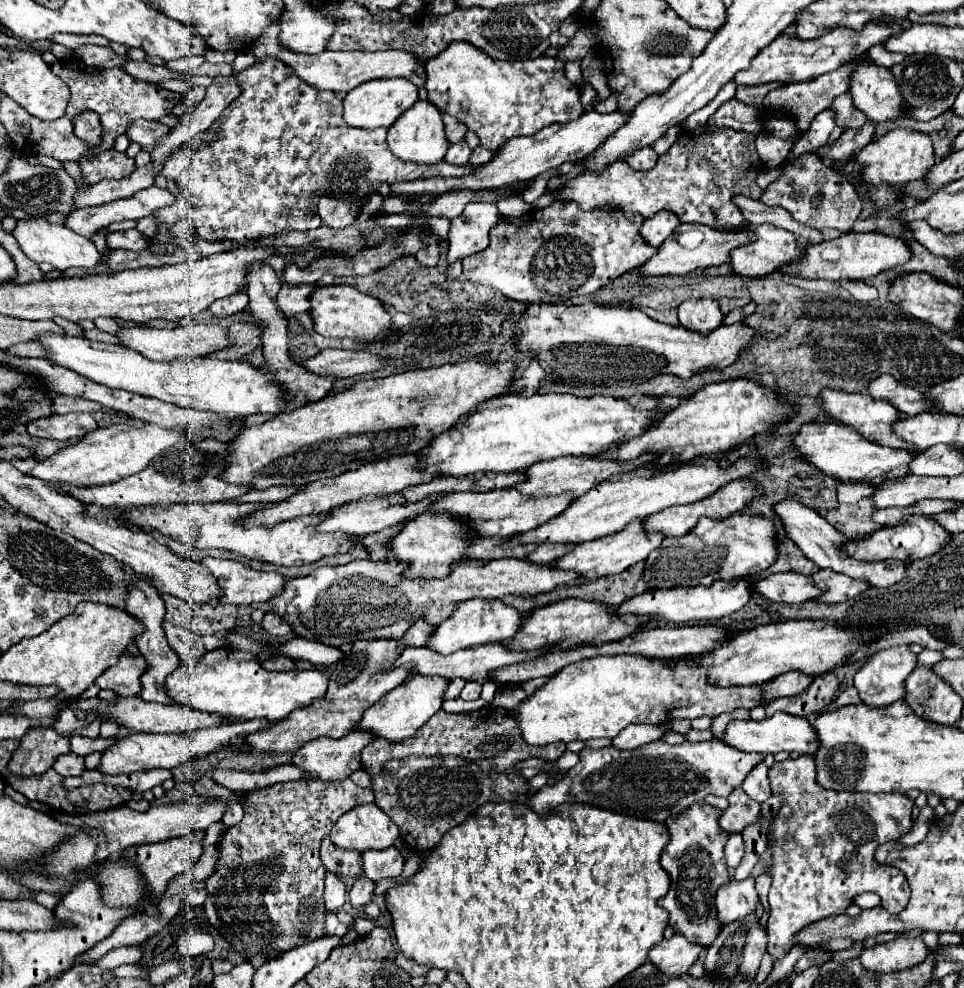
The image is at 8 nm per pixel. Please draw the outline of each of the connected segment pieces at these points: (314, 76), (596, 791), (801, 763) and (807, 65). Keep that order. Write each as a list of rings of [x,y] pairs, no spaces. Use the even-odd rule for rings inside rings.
[[[272,22],[262,32],[262,36],[254,42],[254,48],[252,48],[254,56],[256,58],[274,56],[274,58],[286,62],[288,66],[294,68],[294,72],[304,82],[308,82],[316,88],[332,90],[332,92],[350,92],[352,88],[360,86],[362,82],[376,80],[376,78],[406,78],[418,88],[422,88],[426,84],[424,64],[418,62],[418,58],[414,58],[414,54],[410,54],[408,50],[388,50],[388,52],[332,52],[332,50],[324,50],[322,54],[310,56],[310,54],[294,54],[294,52],[286,50],[284,46],[280,46],[278,34],[280,34],[280,22]]]
[[[718,738],[708,742],[682,742],[678,746],[658,740],[636,750],[618,750],[614,746],[598,750],[584,748],[578,756],[580,762],[574,768],[554,782],[548,782],[526,800],[536,814],[548,814],[564,802],[580,802],[624,816],[664,822],[704,800],[708,794],[728,796],[742,784],[746,774],[764,760],[762,754],[734,750]]]
[[[800,756],[800,758],[788,758],[784,762],[774,762],[774,766],[768,772],[770,778],[770,790],[772,796],[782,798],[780,810],[772,816],[772,830],[768,834],[770,840],[770,862],[764,868],[766,874],[772,878],[768,902],[770,902],[770,918],[768,918],[768,952],[774,960],[784,958],[784,954],[794,946],[794,934],[802,930],[804,926],[818,922],[826,916],[838,916],[844,914],[850,906],[852,898],[862,892],[876,892],[882,898],[882,906],[890,914],[900,914],[906,908],[906,902],[910,900],[910,884],[894,866],[886,866],[876,862],[874,850],[888,842],[898,840],[912,828],[912,808],[914,800],[910,800],[904,794],[878,794],[888,800],[894,798],[894,816],[886,814],[880,818],[872,816],[872,804],[870,794],[862,792],[836,792],[836,790],[824,790],[816,784],[816,768],[812,756]]]
[[[868,22],[860,32],[850,30],[850,28],[838,28],[814,40],[798,40],[788,34],[780,34],[764,50],[758,52],[758,56],[754,58],[748,70],[742,70],[734,76],[734,82],[736,86],[758,86],[758,84],[768,84],[768,82],[788,84],[788,82],[800,82],[800,80],[814,80],[830,70],[838,70],[838,66],[854,60],[856,56],[866,54],[870,46],[884,42],[896,30],[898,26]]]

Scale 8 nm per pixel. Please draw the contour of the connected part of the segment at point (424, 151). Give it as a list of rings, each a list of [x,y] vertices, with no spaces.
[[[418,100],[414,106],[410,106],[410,110],[406,110],[406,114],[398,116],[398,122],[394,122],[394,126],[388,128],[386,142],[394,156],[418,164],[440,162],[450,146],[450,142],[444,136],[444,122],[440,110],[432,102],[424,102],[424,100]]]

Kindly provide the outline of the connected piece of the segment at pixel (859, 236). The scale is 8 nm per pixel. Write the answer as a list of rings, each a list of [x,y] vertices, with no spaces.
[[[848,232],[836,240],[826,240],[820,244],[810,244],[804,250],[802,262],[794,266],[794,270],[776,270],[782,278],[826,278],[826,280],[866,280],[876,276],[882,270],[894,268],[904,264],[910,258],[908,246],[900,238],[884,236],[884,234],[862,234],[862,232]]]

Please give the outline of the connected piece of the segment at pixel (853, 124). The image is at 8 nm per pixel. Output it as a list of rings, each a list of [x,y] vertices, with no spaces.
[[[846,92],[842,96],[838,96],[832,104],[832,110],[836,110],[836,122],[842,126],[842,128],[860,128],[868,122],[868,118],[858,112],[858,108],[854,108],[852,104],[852,96]]]

